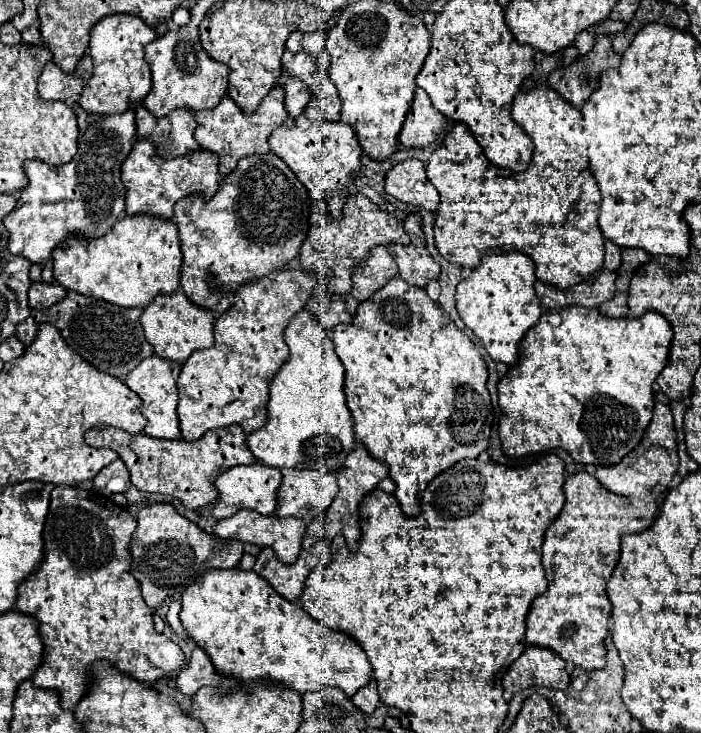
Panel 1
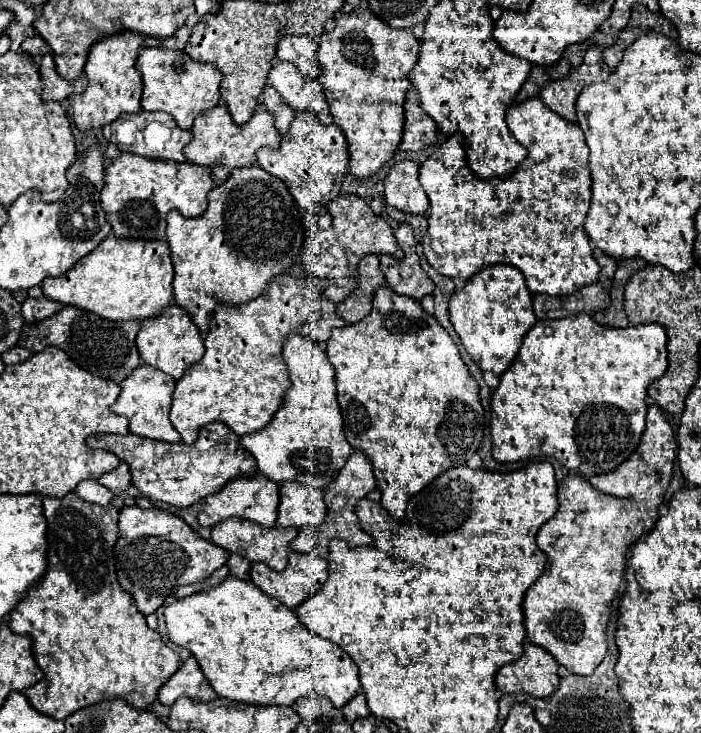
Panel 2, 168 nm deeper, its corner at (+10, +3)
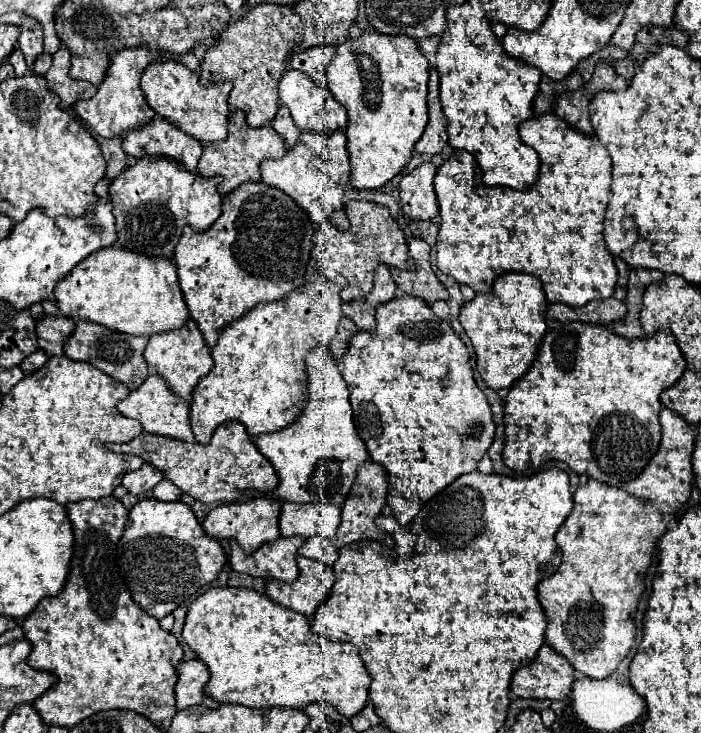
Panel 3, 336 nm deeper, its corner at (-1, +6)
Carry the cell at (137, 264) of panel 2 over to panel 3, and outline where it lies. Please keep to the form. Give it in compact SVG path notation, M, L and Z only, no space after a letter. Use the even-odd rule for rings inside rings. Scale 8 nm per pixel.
M108 247L92 253L56 285L56 305L60 315L74 321L84 319L126 335L156 335L186 325L188 307L178 287L172 259L152 259L148 255Z

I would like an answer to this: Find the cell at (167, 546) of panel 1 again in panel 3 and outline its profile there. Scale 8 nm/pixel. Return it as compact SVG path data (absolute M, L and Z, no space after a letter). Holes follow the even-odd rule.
M152 497L140 499L130 509L124 535L118 541L122 579L132 599L156 619L166 617L186 603L200 587L212 583L226 561L222 545L204 533L194 511L182 501L166 503Z

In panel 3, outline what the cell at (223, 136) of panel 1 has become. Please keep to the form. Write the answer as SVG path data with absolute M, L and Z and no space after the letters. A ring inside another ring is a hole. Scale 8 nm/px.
M232 111L230 115L230 133L226 141L220 143L208 143L204 147L204 153L198 161L198 175L200 177L222 177L218 185L218 193L224 197L230 191L234 191L240 183L254 183L260 181L260 161L262 159L280 159L286 155L286 143L272 131L272 125L264 127L250 127L244 119L242 111Z

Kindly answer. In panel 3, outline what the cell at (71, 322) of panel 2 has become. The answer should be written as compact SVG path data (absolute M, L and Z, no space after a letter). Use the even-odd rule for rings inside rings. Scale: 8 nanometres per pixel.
M76 323L76 331L66 341L66 357L74 361L84 361L94 365L96 369L104 371L112 379L124 383L130 391L138 389L144 379L148 377L148 365L144 363L144 349L146 349L148 337L132 337L132 335L116 335L114 331L108 331L108 327L96 327L94 323Z

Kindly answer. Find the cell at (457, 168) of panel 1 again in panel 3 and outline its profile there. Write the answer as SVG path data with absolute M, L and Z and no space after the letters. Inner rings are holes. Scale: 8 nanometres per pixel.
M546 113L540 119L530 119L528 123L522 123L518 131L522 141L540 155L540 175L536 185L528 191L484 185L480 165L468 151L454 151L454 155L438 169L434 179L442 219L436 241L438 269L454 277L458 283L472 287L476 293L490 293L498 275L520 271L542 281L548 303L582 307L588 301L612 297L618 271L602 237L604 213L612 187L612 165L606 147L596 137L586 137L572 131L572 127L556 119L554 113Z

